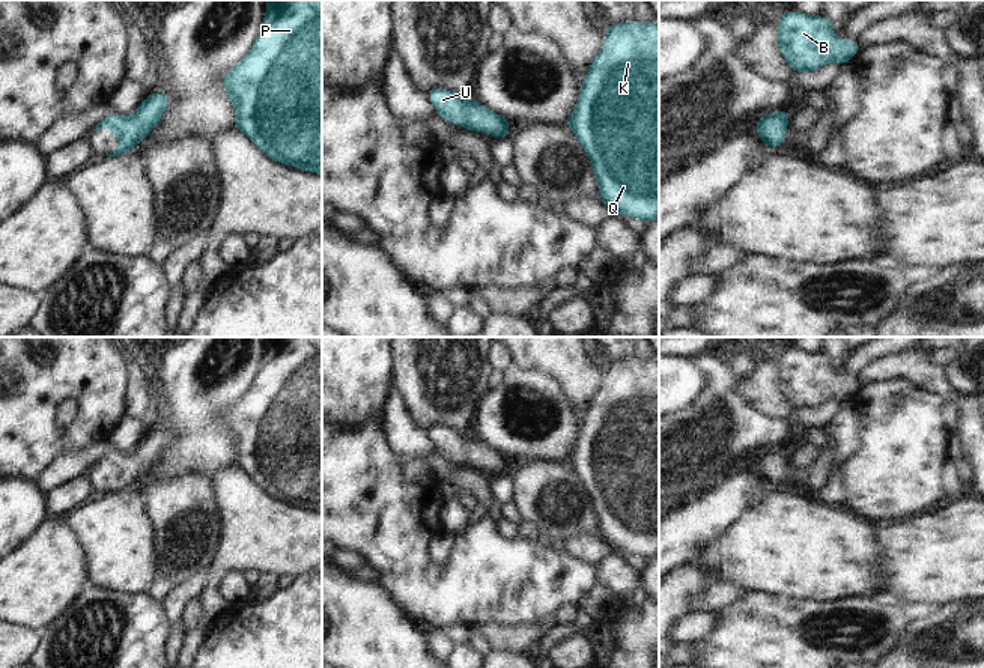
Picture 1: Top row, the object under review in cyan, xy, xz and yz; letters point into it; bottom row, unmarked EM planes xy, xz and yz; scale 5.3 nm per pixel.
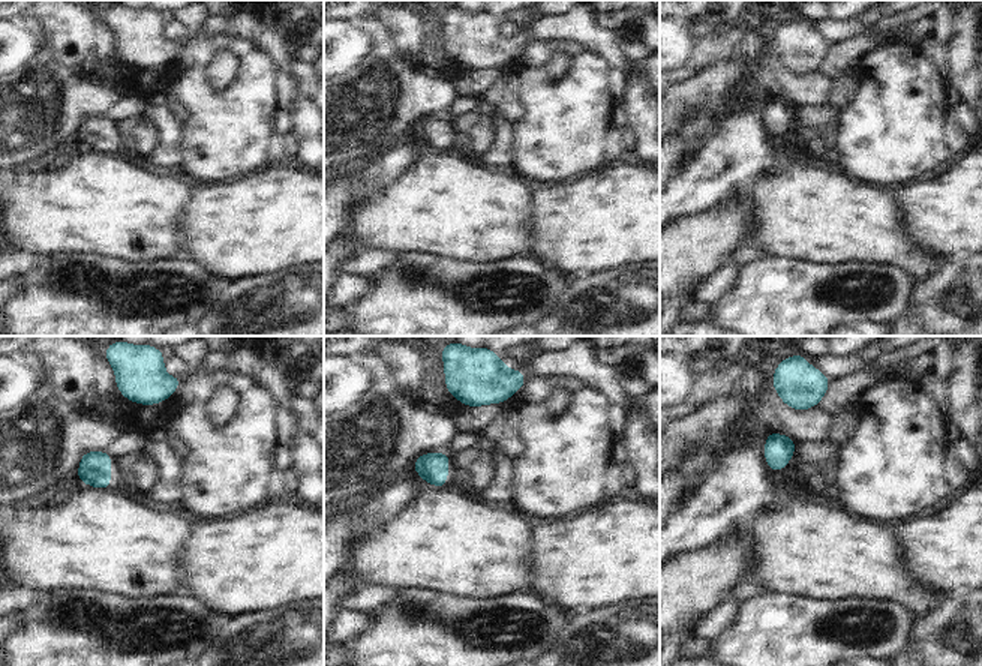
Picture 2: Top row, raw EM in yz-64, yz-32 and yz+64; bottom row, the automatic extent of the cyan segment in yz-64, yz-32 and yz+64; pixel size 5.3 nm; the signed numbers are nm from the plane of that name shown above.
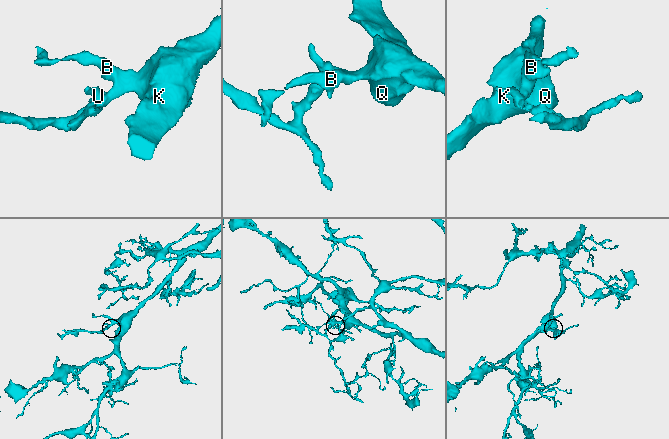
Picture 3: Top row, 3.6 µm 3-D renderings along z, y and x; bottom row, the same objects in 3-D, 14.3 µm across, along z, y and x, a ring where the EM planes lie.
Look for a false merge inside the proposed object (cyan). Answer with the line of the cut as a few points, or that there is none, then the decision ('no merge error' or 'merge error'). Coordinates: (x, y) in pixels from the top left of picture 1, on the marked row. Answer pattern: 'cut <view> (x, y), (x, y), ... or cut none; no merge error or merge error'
cut none; no merge error

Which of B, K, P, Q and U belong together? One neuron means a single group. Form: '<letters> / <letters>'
B K P Q U

